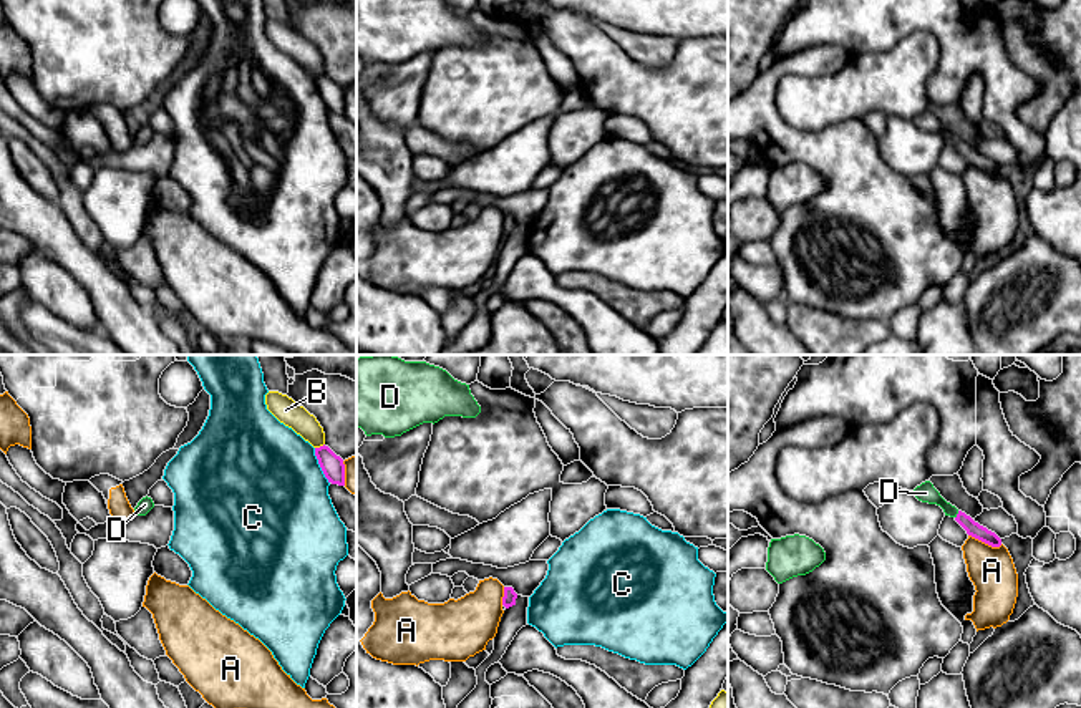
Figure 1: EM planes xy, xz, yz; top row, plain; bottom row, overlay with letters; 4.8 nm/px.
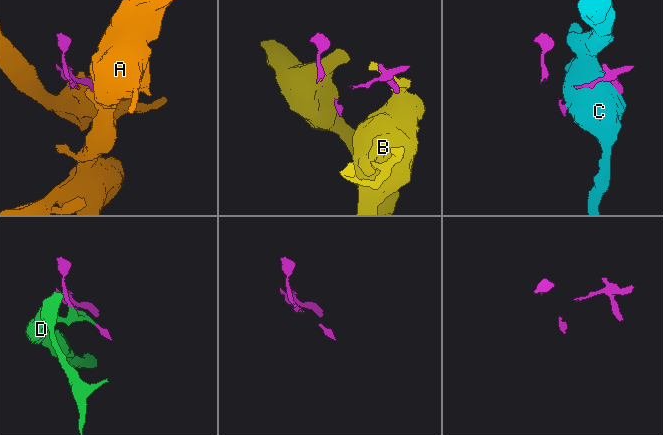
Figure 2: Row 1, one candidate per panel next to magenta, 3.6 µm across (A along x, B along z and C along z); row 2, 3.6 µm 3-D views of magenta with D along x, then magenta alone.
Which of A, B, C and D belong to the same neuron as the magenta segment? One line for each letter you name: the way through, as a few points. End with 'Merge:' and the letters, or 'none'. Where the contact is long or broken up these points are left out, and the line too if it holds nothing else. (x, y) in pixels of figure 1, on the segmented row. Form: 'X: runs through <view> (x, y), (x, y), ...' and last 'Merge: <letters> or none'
Merge: D

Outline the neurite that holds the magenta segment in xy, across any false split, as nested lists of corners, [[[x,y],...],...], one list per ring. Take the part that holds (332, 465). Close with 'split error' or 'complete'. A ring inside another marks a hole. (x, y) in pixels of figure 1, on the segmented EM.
[[[328,446],[315,448],[318,464],[332,484],[345,486],[345,464]]]; complete

